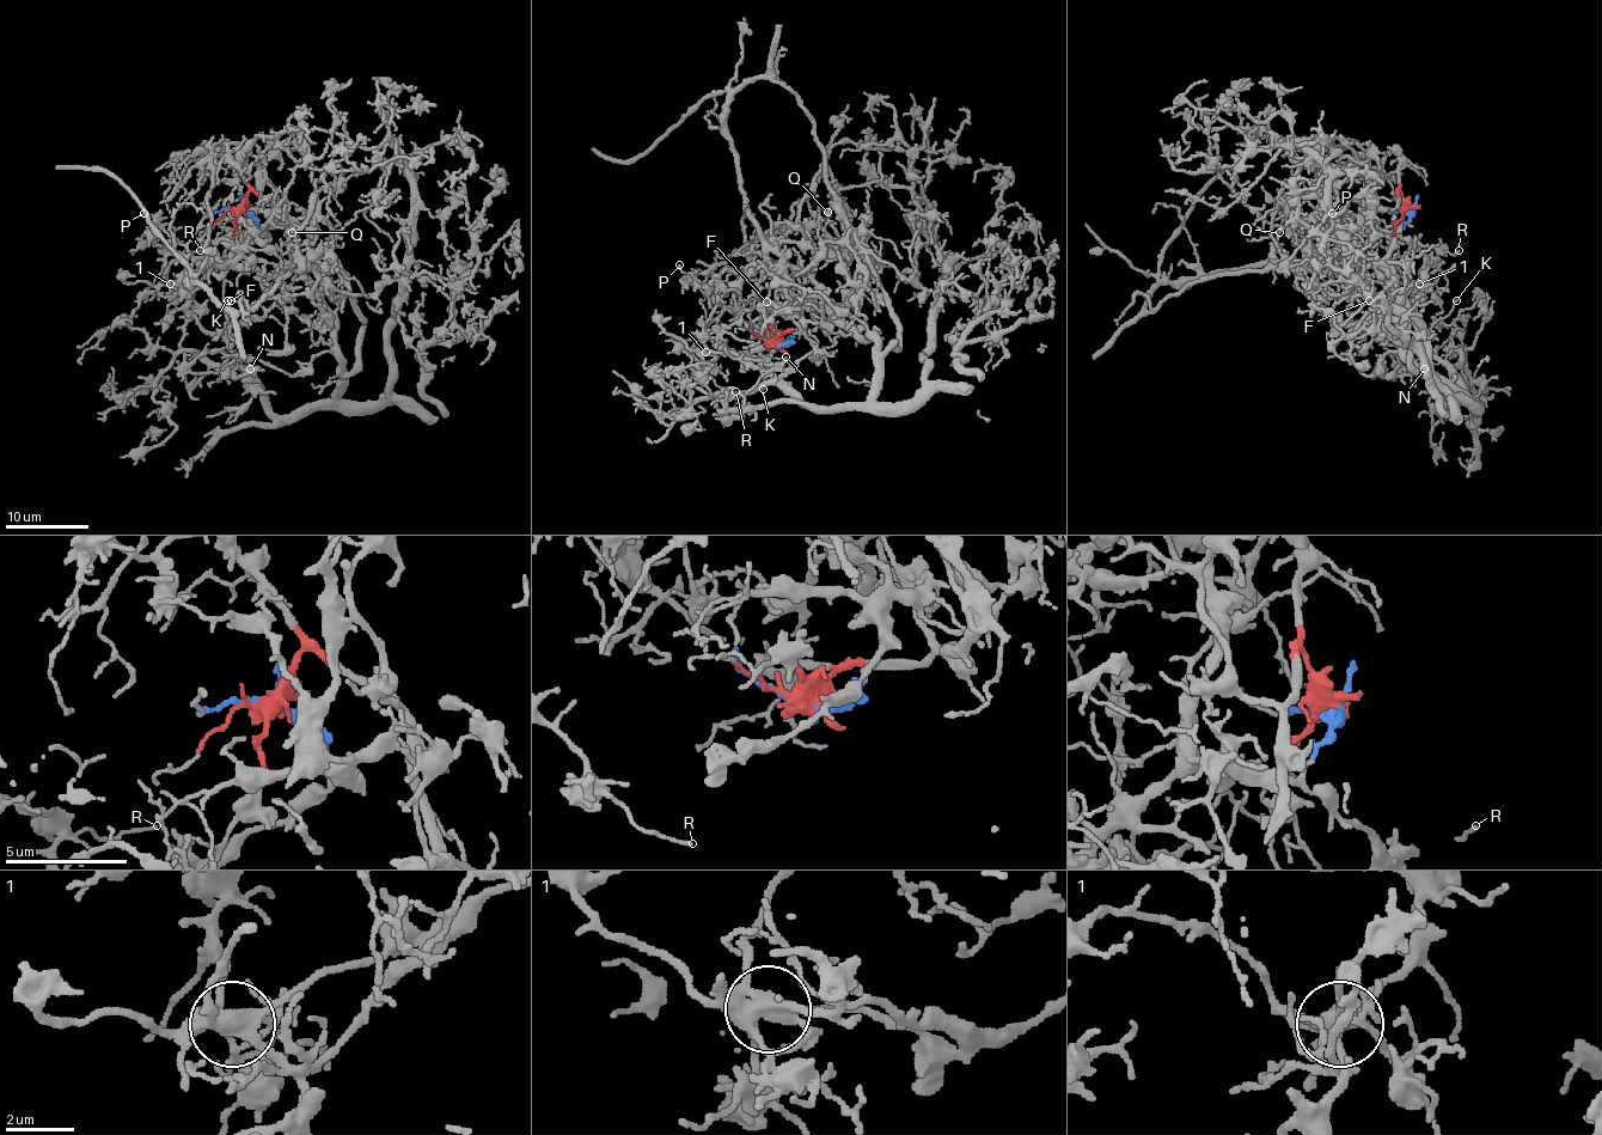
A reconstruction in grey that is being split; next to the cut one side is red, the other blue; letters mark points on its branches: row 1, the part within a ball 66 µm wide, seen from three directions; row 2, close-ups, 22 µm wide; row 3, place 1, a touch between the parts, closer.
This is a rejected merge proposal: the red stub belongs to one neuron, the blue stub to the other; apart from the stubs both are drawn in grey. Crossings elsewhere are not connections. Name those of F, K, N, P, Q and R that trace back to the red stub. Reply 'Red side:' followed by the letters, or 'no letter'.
Red side: F, K, N, P, R

